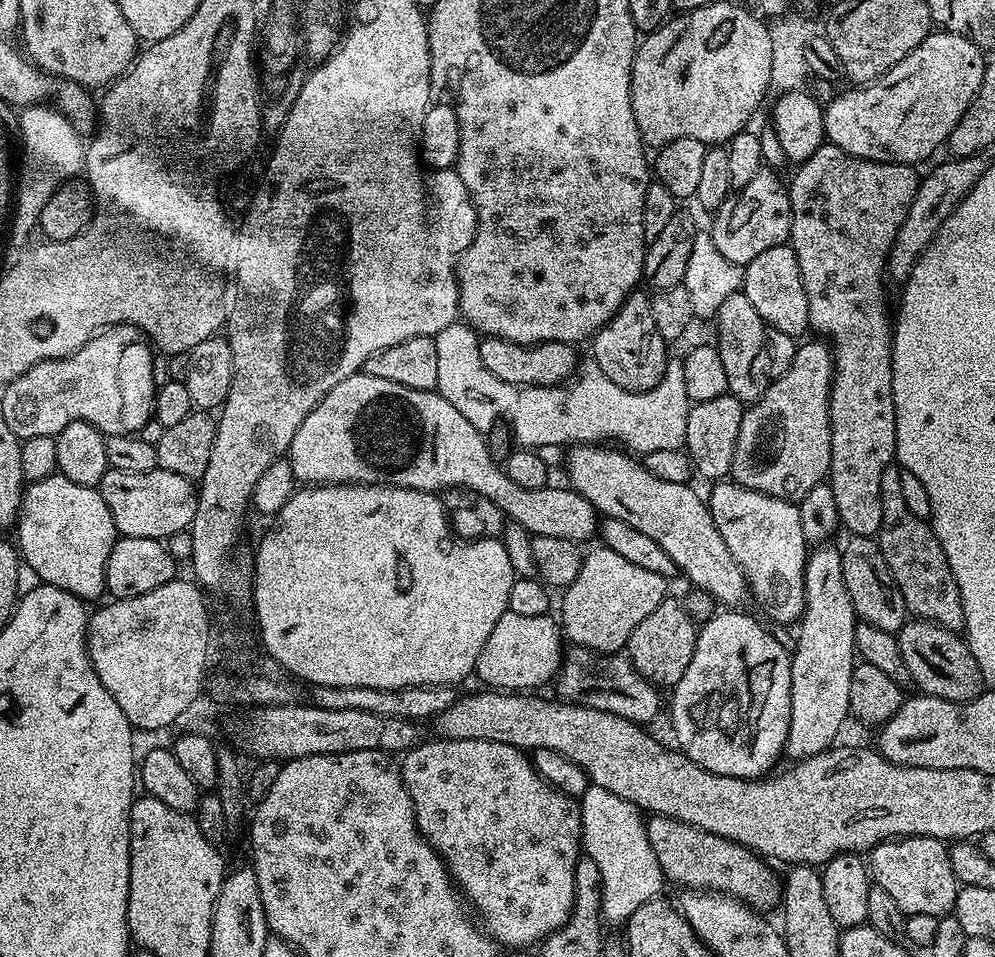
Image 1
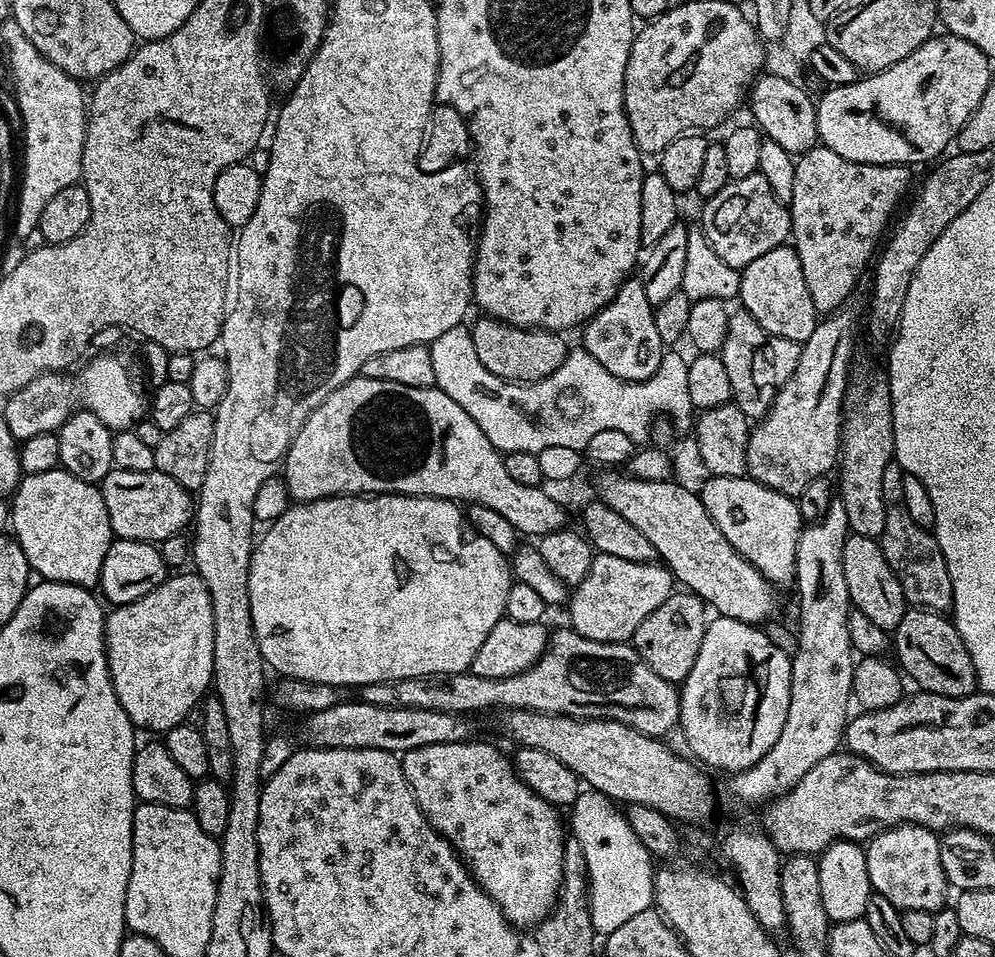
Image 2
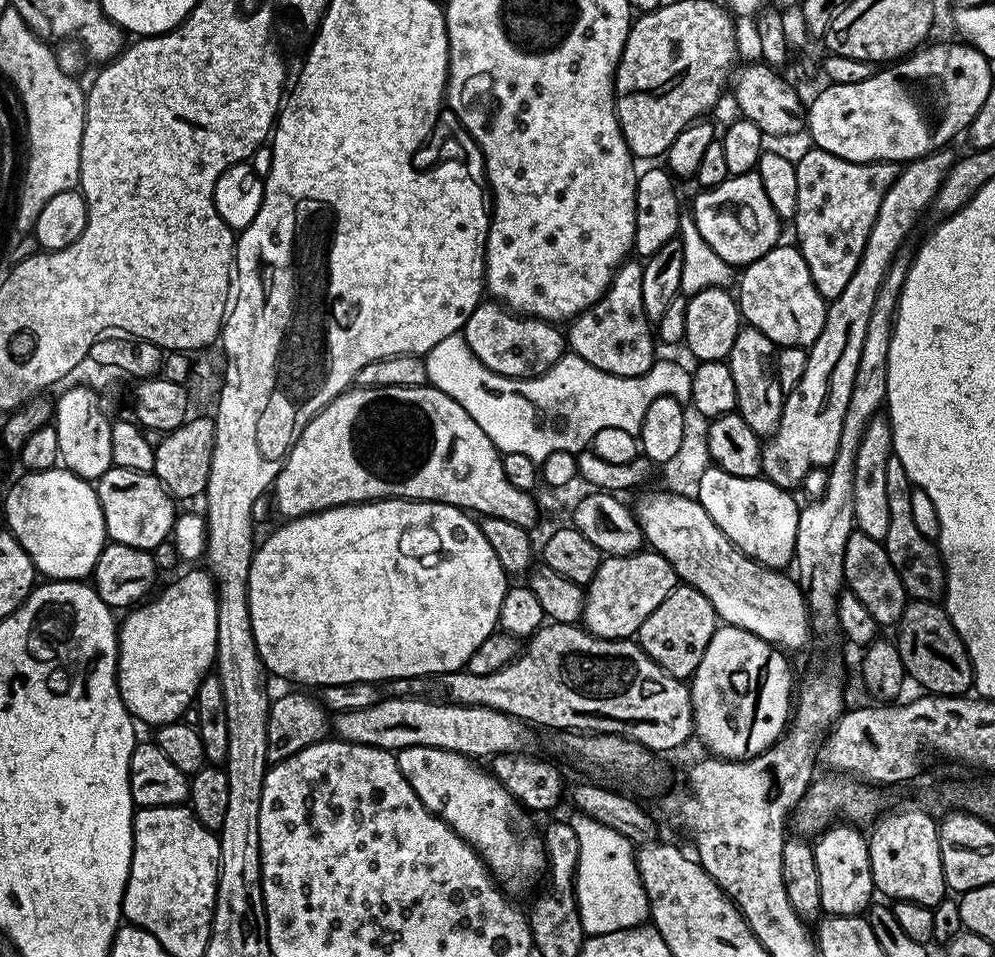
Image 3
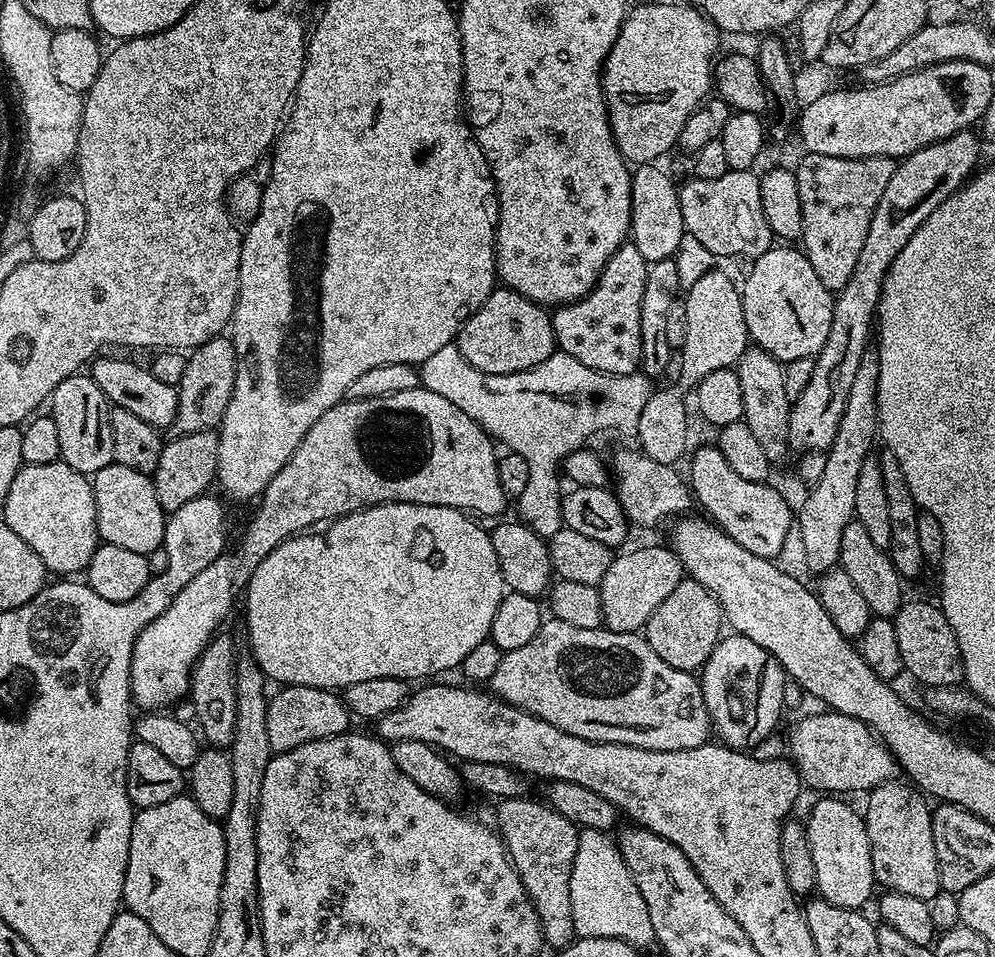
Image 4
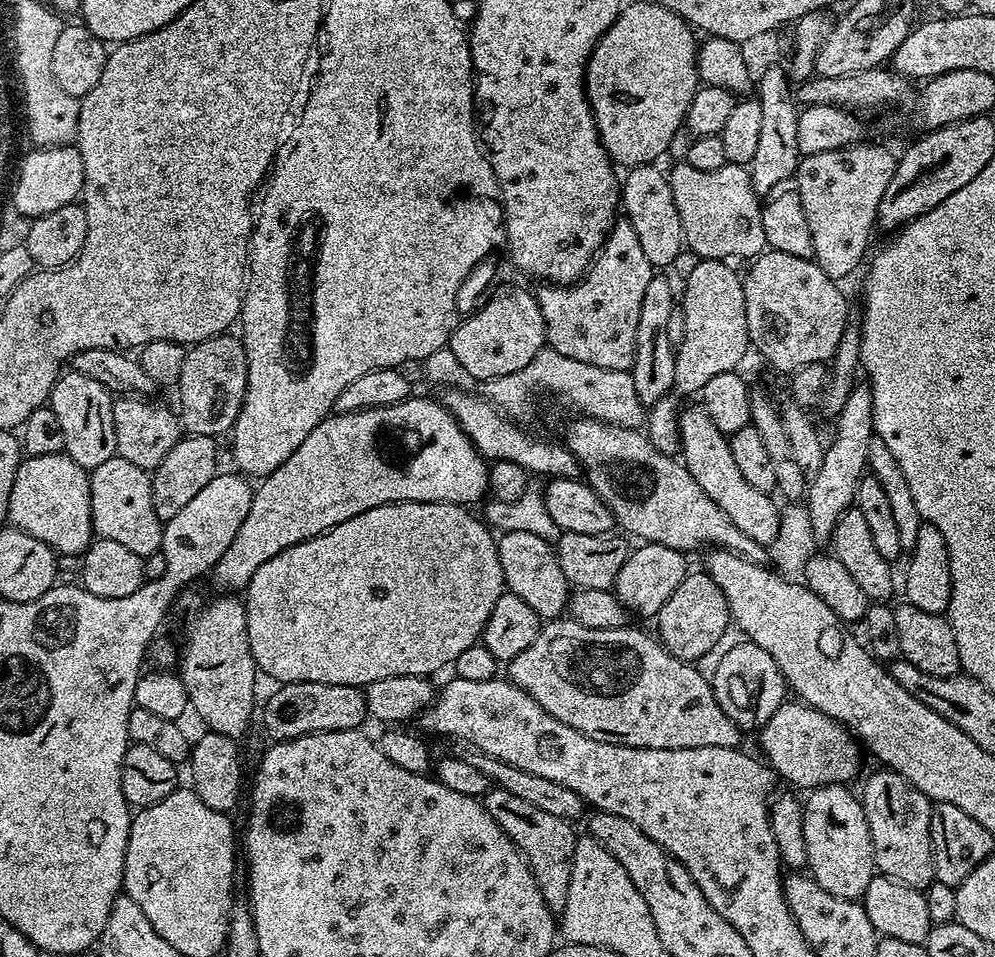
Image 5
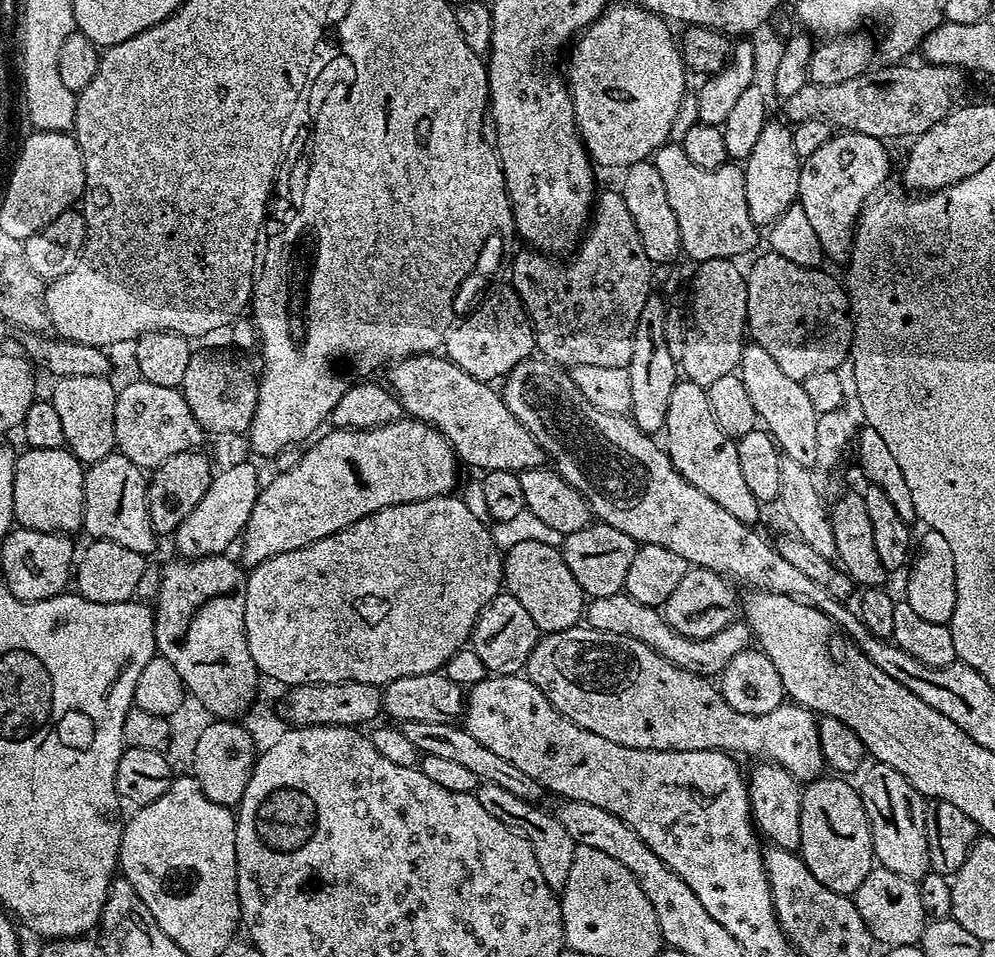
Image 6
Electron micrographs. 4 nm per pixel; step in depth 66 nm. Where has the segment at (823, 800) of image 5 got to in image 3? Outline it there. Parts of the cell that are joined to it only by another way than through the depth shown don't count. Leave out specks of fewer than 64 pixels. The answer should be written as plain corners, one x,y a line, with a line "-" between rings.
836,822
815,837
818,883
822,889
822,908
828,914
860,914
874,900
870,858
866,854
866,836
848,822

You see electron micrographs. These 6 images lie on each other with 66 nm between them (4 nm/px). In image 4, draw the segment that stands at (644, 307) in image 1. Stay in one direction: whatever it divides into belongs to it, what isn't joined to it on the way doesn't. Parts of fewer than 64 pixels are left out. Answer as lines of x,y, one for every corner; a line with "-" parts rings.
626,242
606,262
602,274
588,293
581,300
573,304
559,305
551,313
556,346
559,351
570,354
570,358
578,358
582,366
590,366
590,370
598,370
615,376
633,375
641,367
644,355
642,354
642,293
646,291
646,274
649,264
646,258
638,251
638,246

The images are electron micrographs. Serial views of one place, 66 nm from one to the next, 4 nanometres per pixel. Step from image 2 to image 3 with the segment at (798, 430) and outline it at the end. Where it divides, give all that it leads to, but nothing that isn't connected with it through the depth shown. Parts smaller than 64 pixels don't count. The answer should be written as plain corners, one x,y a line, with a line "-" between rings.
941,150
917,160
907,161
897,171
894,182
886,190
882,206
878,206
878,218
874,218
874,226
870,226
870,238
866,238
862,258
858,258
858,266
854,266
854,274
850,274
850,282
846,282
842,294
838,294
838,298
828,304
822,334
818,334
818,338
808,349
806,370
802,370
802,378
798,378
793,388
787,389
782,418
775,432
763,441
760,449
760,471
765,480
774,482
779,488
799,489
811,468
827,468
834,462
838,442
842,438
842,418
846,418
846,406
850,406
850,390
854,390
854,370
858,370
858,357
862,355
862,341
866,338
866,326
870,323
870,310
874,310
878,286
882,286
882,278
892,265
892,259
901,255
903,248
900,247
907,242
908,235
915,230
916,223
924,216
924,211
933,207
938,190
954,163
954,156
950,153
951,151

